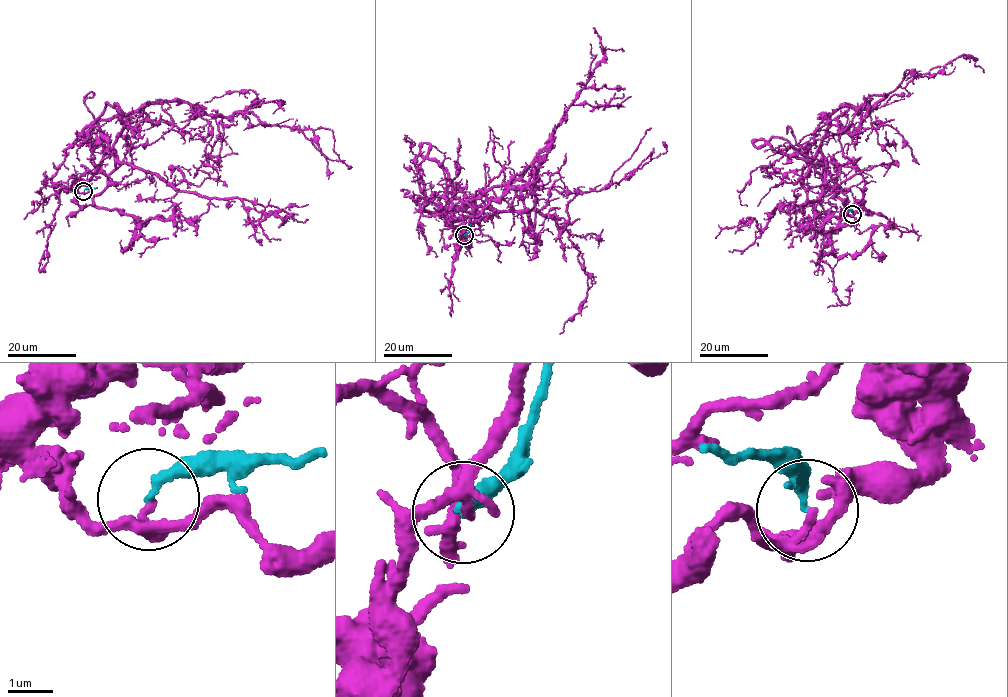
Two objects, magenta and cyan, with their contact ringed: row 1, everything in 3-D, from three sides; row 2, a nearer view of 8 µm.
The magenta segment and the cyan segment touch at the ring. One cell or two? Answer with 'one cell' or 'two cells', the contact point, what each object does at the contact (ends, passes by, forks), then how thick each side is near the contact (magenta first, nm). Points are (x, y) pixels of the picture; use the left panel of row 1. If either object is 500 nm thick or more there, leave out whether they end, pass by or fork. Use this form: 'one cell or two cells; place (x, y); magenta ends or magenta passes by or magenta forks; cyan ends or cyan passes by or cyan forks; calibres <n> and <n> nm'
two cells; place (83, 191); magenta forks; cyan ends; calibres 140 and 200 nm

